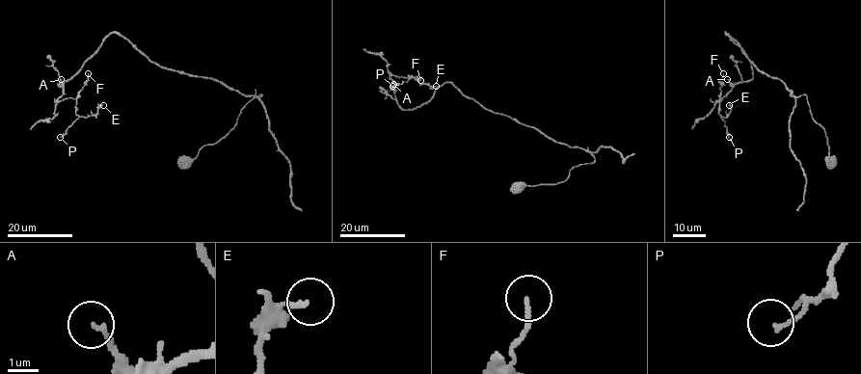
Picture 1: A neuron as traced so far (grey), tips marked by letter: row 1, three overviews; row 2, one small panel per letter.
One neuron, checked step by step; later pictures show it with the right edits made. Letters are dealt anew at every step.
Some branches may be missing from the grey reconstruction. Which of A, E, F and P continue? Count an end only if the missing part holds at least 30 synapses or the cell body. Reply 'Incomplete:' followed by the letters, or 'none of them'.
Incomplete: none of them

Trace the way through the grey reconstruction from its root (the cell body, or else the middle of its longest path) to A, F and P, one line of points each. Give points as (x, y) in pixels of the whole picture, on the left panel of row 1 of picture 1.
A: (183, 159), (223, 138), (240, 110), (262, 94), (244, 95), (210, 78), (163, 67), (117, 33), (61, 79)
F: (183, 159), (223, 138), (262, 94), (163, 67), (117, 33), (62, 84), (57, 100), (75, 99), (88, 73)
P: (183, 159), (262, 94), (163, 67), (117, 33), (62, 84), (57, 100), (75, 99), (78, 118), (60, 137)

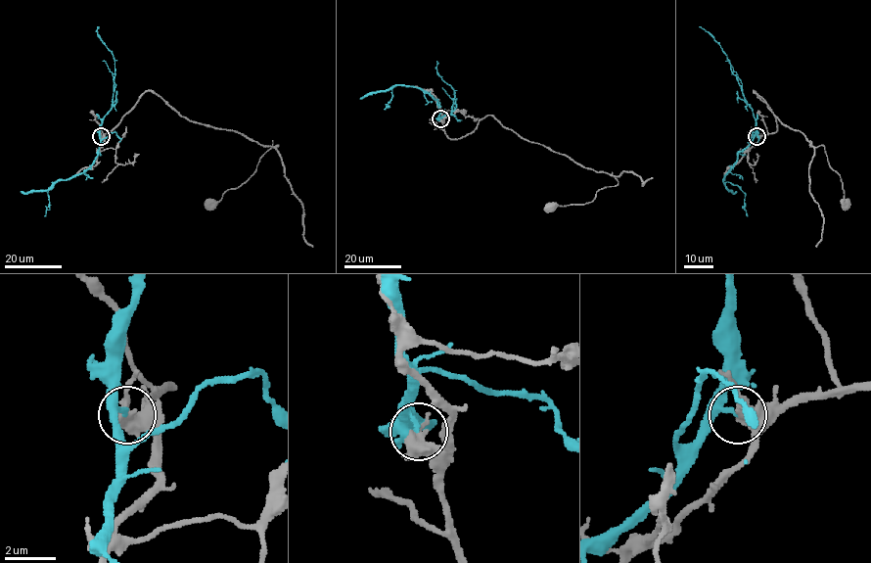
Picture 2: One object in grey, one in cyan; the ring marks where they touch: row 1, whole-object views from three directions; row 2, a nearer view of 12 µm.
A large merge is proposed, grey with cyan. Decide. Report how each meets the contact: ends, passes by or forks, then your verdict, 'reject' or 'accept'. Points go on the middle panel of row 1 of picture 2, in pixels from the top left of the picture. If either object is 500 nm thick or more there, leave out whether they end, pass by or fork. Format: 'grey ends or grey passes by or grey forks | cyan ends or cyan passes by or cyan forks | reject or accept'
grey passes by | cyan ends | reject

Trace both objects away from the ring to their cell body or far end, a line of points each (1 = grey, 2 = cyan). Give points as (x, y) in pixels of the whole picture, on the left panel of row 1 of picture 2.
1: (101, 137), (146, 91), (153, 91), (190, 120), (278, 145), (260, 159), (245, 182), (209, 202)
2: (101, 137), (98, 153), (89, 167), (68, 179), (53, 182), (48, 192), (50, 209), (44, 216)

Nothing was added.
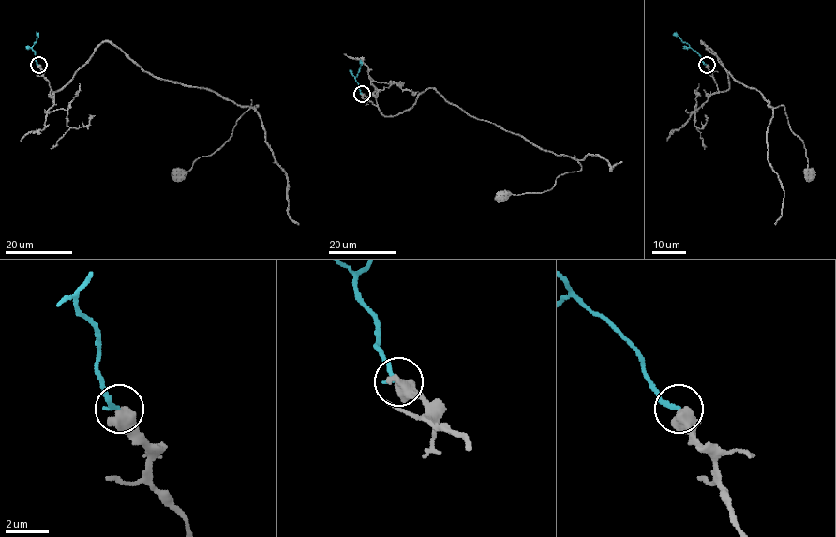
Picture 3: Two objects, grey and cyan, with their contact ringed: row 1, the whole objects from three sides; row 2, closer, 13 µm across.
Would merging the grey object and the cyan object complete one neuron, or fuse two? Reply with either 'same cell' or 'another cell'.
same cell

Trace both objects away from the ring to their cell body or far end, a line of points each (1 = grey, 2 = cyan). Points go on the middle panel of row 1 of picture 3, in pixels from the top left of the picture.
1: (362, 94), (385, 116), (408, 110), (434, 88), (469, 115), (582, 167), (559, 174), (550, 190), (500, 195)
2: (362, 94), (355, 79), (360, 60)

